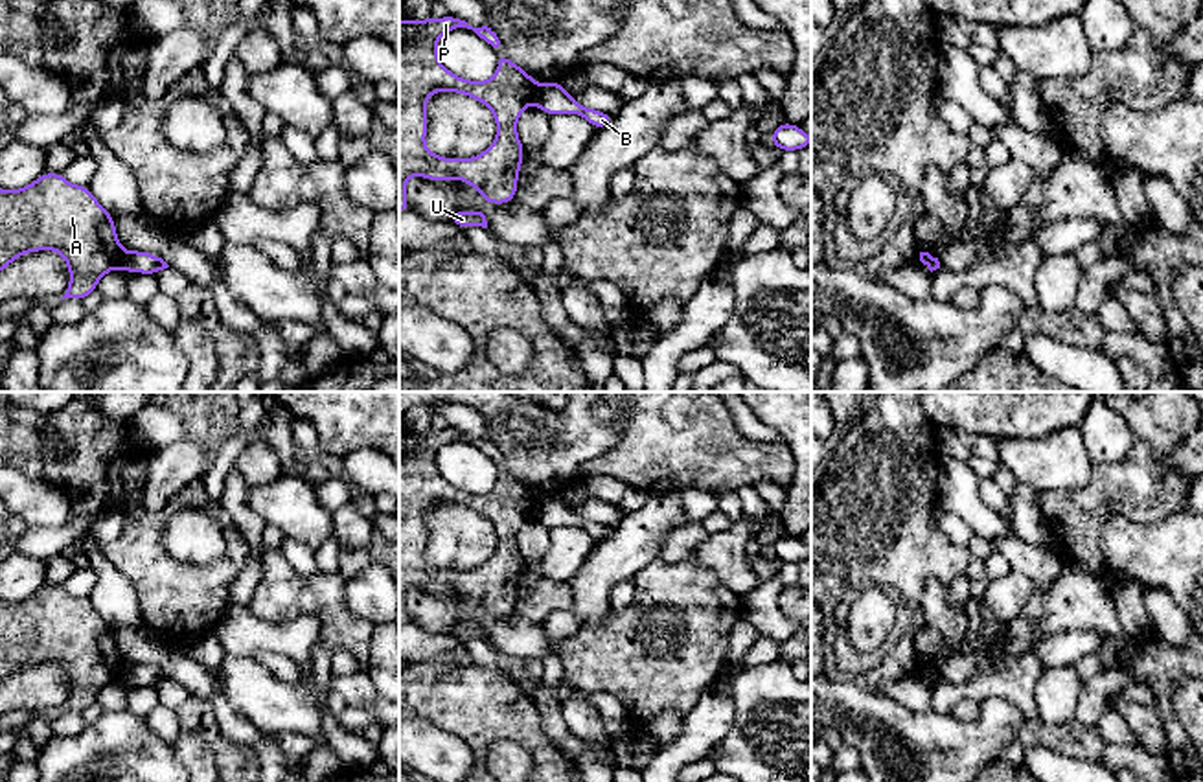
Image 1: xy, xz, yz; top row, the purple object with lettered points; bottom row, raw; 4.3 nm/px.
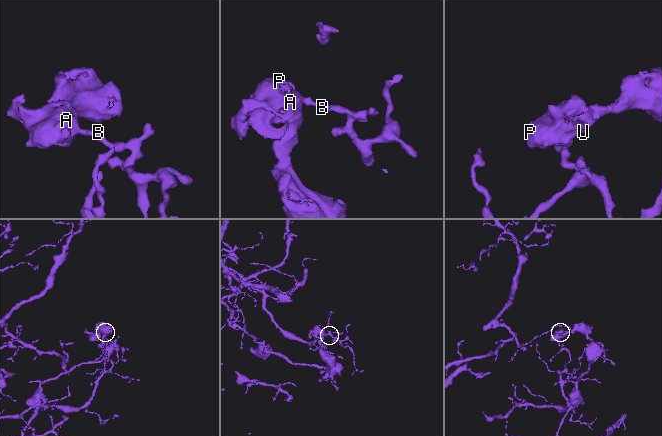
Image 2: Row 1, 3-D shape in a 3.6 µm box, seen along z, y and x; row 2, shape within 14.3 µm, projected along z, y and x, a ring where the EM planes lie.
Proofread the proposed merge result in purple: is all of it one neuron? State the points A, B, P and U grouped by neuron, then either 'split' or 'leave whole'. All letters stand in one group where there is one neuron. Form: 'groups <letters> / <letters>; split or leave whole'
groups A P U / B; split

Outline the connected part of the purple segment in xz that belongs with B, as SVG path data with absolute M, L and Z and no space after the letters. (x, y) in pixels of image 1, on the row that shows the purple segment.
M559 81L539 86L535 105L548 116L568 112L585 118L594 129L609 127L613 114L579 105Z

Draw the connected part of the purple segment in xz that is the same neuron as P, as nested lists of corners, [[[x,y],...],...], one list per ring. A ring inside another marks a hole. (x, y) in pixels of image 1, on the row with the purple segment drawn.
[[[453,15],[443,18],[399,20],[399,212],[410,212],[407,180],[412,175],[434,182],[456,178],[471,184],[489,204],[515,201],[524,145],[517,136],[517,120],[535,103],[539,83],[504,53],[498,33],[487,26],[473,28]],[[458,28],[473,29],[495,52],[497,72],[487,81],[462,79],[438,59],[438,39]],[[434,92],[456,92],[491,109],[497,121],[495,142],[473,158],[443,158],[425,145],[427,98]]]

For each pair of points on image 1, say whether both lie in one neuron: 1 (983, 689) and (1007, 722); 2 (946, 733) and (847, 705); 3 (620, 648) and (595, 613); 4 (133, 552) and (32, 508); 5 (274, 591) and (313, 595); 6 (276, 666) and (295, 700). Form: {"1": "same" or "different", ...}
{"1": "different", "2": "same", "3": "different", "4": "different", "5": "same", "6": "different"}

